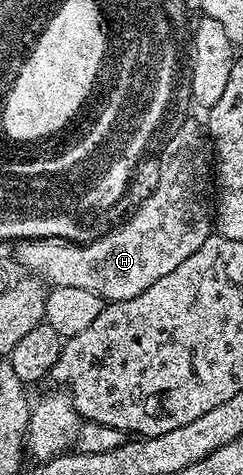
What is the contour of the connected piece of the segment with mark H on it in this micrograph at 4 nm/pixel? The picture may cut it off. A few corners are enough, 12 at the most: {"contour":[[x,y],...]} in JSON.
{"contour":[[184,121],[156,186],[97,241],[37,236],[29,274],[134,299],[214,233],[202,125]]}

